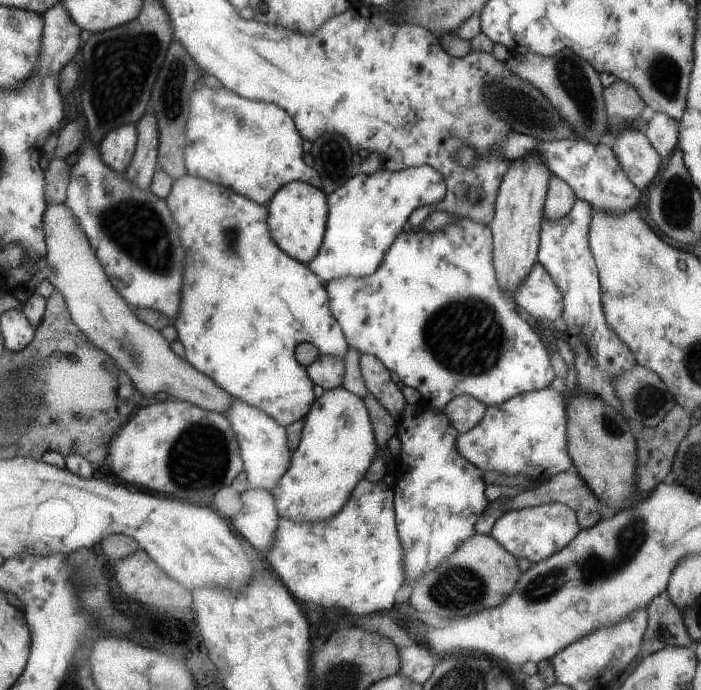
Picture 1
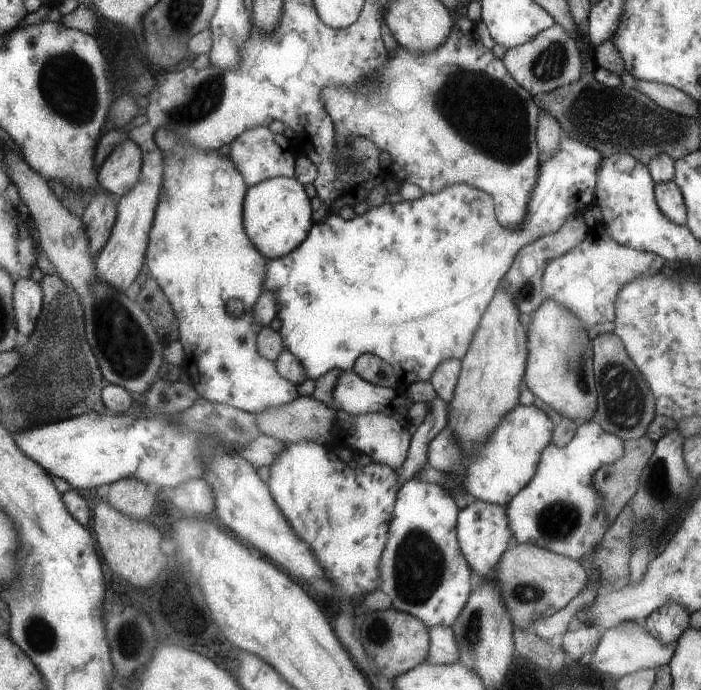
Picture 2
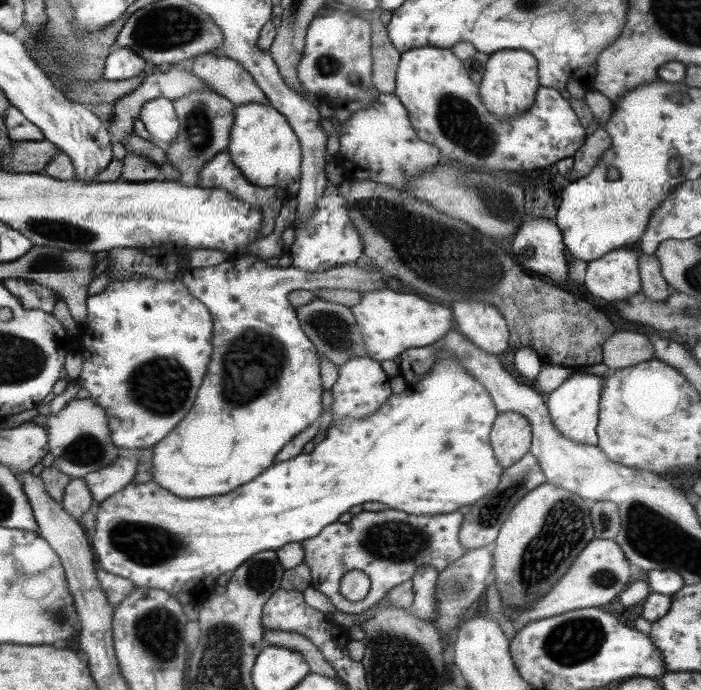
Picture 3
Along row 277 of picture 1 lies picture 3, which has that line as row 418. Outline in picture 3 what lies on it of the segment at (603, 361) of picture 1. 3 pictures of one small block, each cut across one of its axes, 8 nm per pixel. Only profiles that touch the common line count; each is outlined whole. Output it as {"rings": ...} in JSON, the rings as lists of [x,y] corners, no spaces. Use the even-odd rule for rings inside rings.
{"rings":[[[574,372],[548,396],[548,410],[556,430],[580,444],[597,446],[600,399],[603,398],[604,379],[607,372]]]}

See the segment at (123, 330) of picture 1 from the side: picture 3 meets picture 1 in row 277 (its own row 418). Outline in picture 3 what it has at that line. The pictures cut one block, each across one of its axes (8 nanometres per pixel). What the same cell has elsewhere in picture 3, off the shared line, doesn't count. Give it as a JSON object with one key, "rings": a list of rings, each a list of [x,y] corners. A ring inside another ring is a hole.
{"rings":[[[71,399],[58,413],[39,414],[34,416],[32,421],[47,429],[50,450],[54,456],[53,464],[68,476],[82,478],[112,465],[118,459],[118,448],[111,438],[107,413],[104,408],[100,408],[100,404],[90,399]]]}

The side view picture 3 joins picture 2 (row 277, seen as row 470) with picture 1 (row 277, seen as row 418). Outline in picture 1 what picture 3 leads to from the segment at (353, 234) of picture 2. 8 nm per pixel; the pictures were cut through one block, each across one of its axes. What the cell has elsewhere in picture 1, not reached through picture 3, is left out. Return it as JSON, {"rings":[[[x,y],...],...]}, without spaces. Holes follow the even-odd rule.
{"rings":[[[454,217],[455,221],[446,224],[444,228],[436,232],[406,232],[402,230],[396,238],[396,242],[388,250],[384,262],[367,277],[340,277],[329,281],[328,294],[330,295],[330,308],[334,318],[342,327],[344,336],[350,347],[358,349],[361,355],[374,355],[385,365],[389,365],[392,372],[398,374],[401,384],[412,386],[421,394],[421,404],[424,406],[443,411],[445,406],[454,397],[460,395],[470,395],[483,402],[486,406],[502,405],[520,393],[543,389],[550,386],[555,377],[554,366],[544,342],[540,336],[532,330],[532,326],[516,312],[516,308],[510,304],[510,298],[506,296],[496,280],[494,265],[494,234],[489,225],[476,222],[468,217]]]}

